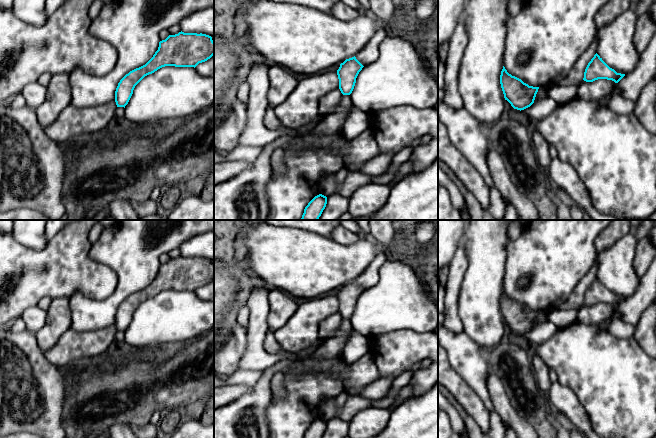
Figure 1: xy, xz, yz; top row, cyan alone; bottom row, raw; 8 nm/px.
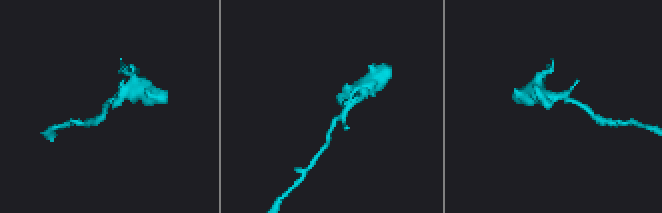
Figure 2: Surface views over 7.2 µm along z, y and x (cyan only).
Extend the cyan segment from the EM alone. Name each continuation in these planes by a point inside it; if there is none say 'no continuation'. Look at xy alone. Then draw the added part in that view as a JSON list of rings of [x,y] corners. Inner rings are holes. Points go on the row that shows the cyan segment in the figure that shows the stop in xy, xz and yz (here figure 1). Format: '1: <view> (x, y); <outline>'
no continuation

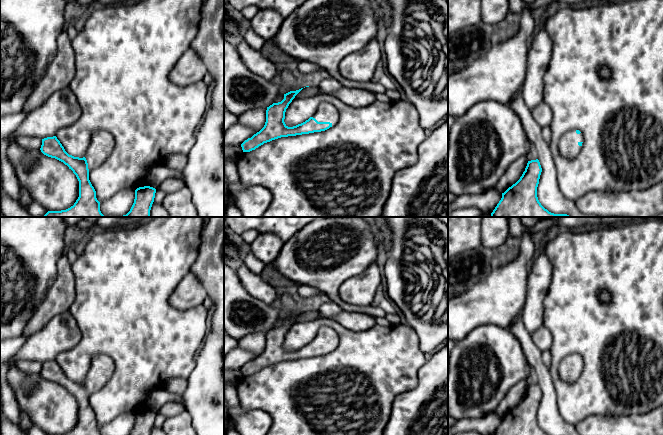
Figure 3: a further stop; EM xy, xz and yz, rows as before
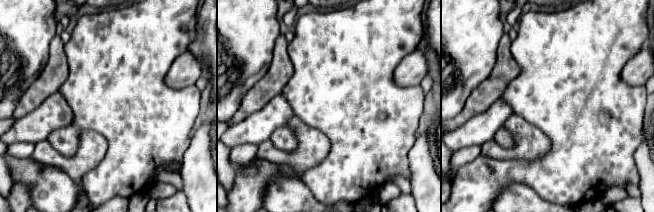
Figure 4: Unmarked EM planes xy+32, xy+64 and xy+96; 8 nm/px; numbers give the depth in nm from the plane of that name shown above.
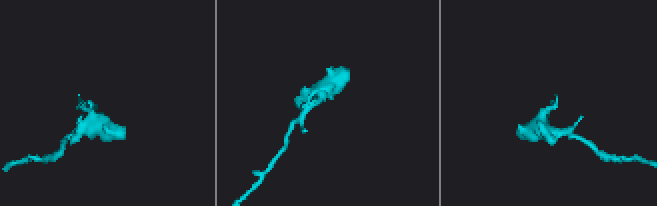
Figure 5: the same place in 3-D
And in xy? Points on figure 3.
1: xy (102, 143); [[[105,130],[92,134],[89,147],[85,153],[89,172],[100,166],[111,154],[115,146],[114,137]]]

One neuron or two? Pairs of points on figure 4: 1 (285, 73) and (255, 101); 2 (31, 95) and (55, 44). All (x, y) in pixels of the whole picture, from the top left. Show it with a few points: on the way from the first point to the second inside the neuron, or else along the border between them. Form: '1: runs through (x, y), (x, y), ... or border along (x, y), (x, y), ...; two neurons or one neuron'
1: runs through (278, 78), (262, 94); one neuron
2: runs through (44, 82), (55, 71), (55, 57); one neuron

